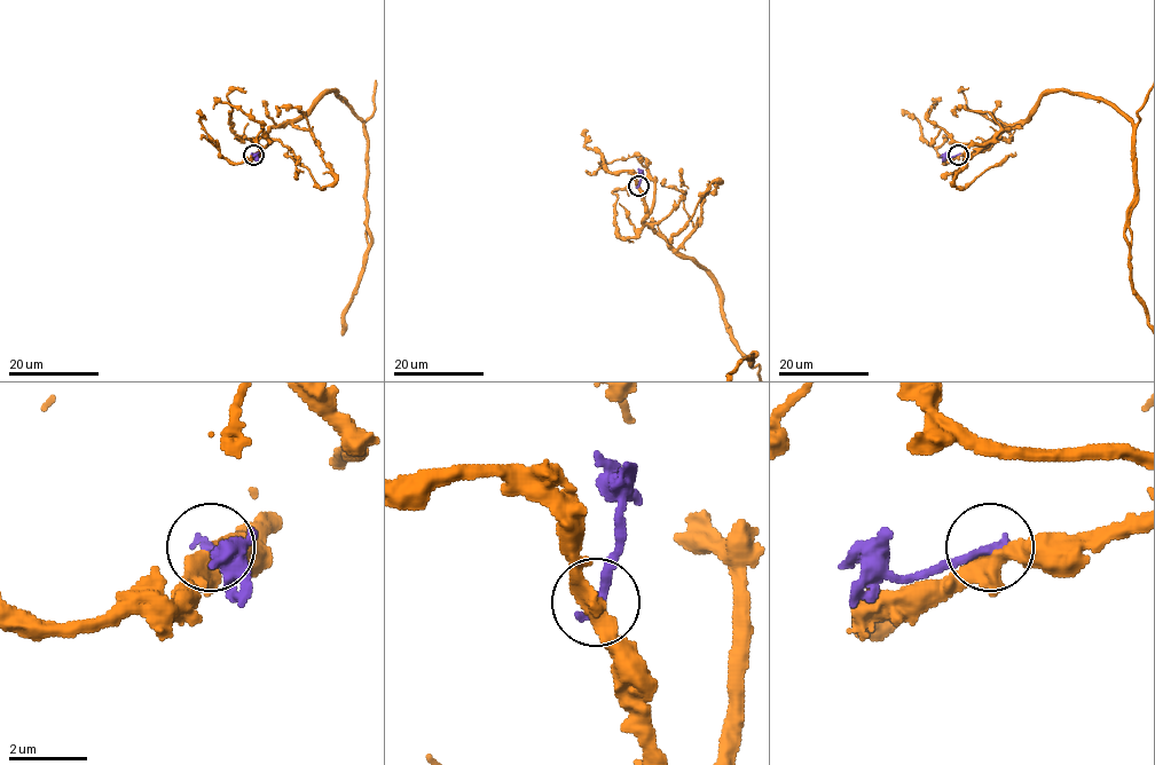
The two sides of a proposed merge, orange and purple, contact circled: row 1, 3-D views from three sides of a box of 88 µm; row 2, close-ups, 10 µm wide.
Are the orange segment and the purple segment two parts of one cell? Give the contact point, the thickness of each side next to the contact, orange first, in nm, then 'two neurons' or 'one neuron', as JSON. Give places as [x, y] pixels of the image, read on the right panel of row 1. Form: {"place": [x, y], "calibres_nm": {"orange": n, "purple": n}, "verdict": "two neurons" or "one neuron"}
{"place": [958, 155], "calibres_nm": {"orange": 460, "purple": 240}, "verdict": "two neurons"}

